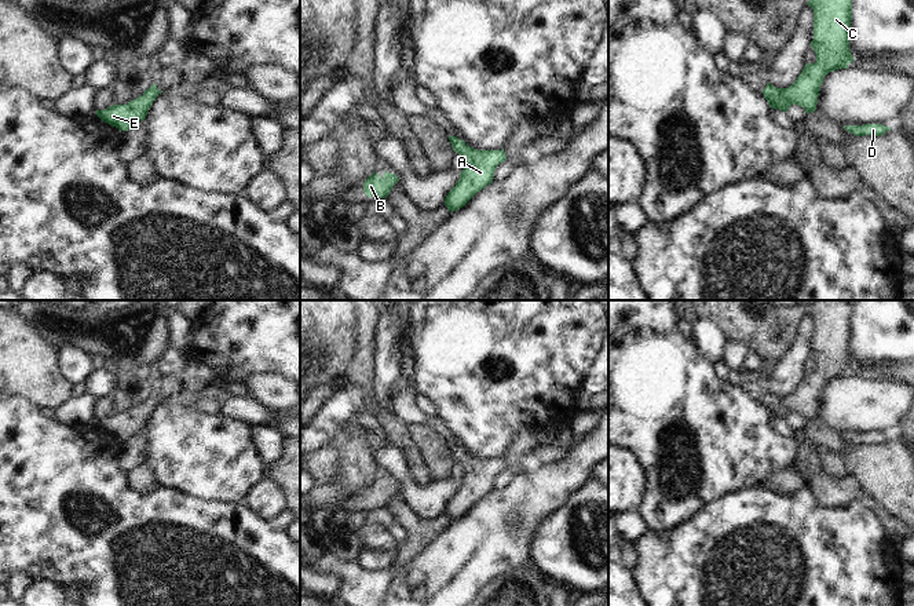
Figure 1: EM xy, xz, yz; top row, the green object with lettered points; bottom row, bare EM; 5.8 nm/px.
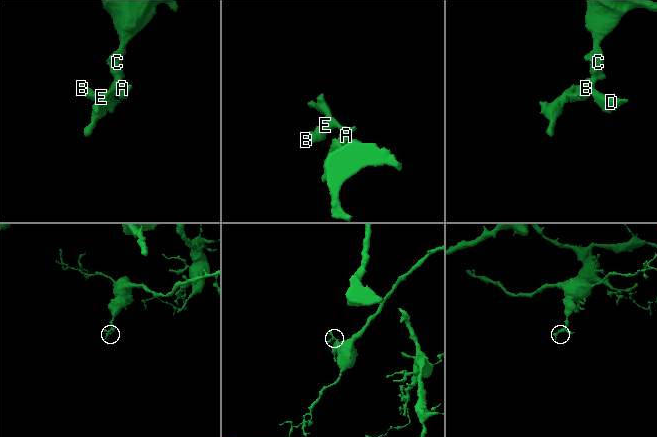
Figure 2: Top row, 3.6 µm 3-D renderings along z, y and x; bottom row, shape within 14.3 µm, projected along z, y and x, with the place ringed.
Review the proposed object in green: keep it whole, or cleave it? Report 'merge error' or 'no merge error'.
no merge error

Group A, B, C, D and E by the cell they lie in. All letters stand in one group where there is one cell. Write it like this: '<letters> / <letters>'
A B C D E

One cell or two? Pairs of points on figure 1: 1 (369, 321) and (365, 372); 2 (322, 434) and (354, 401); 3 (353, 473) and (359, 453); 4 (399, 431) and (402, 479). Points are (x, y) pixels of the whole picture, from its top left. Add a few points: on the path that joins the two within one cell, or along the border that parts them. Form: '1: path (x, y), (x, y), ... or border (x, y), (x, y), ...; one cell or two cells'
1: path (365, 333), (365, 360); one cell
2: path (326, 426), (346, 406); one cell
3: path (355, 468), (355, 457); one cell
4: border (391, 442), (402, 452), (413, 479); two cells

